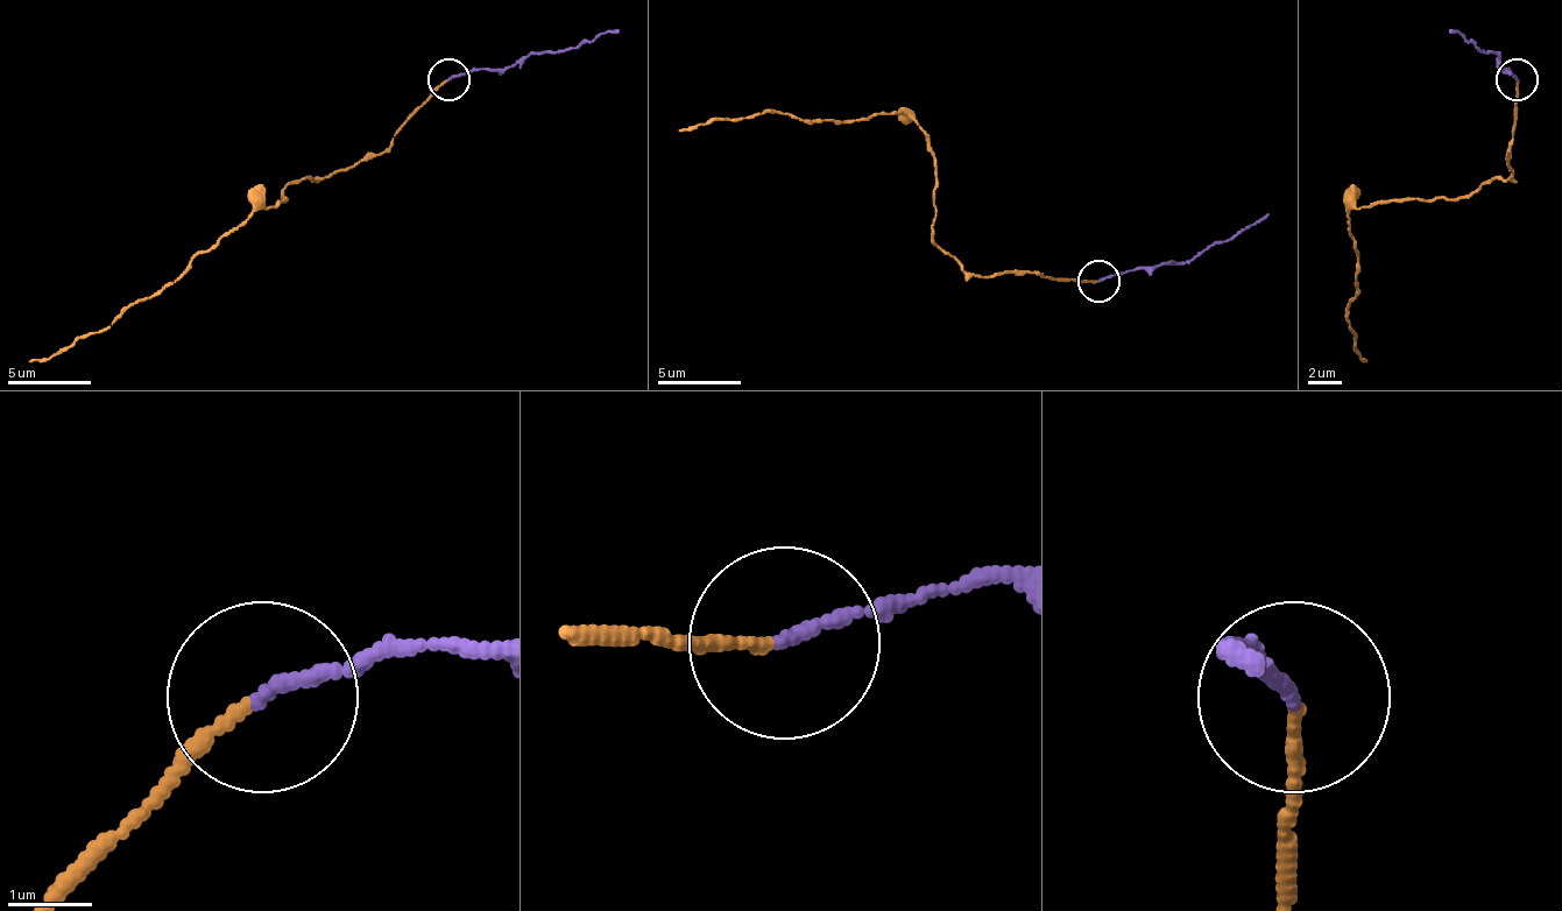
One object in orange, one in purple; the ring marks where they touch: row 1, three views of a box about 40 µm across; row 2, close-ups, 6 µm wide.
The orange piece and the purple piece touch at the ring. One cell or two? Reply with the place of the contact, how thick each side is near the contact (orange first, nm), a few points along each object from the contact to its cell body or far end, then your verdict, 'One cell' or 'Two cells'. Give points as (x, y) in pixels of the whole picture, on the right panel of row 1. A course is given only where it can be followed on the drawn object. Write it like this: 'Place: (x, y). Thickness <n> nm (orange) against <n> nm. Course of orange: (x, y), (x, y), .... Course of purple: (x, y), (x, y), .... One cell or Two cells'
Place: (1517, 79). Thickness 130 nm (orange) against 160 nm. Course of orange: (1518, 80), (1510, 155), (1513, 172), (1505, 181), (1463, 197), (1350, 210), (1359, 268), (1347, 323), (1368, 360). Course of purple: (1518, 80), (1497, 55), (1451, 30). Two cells

